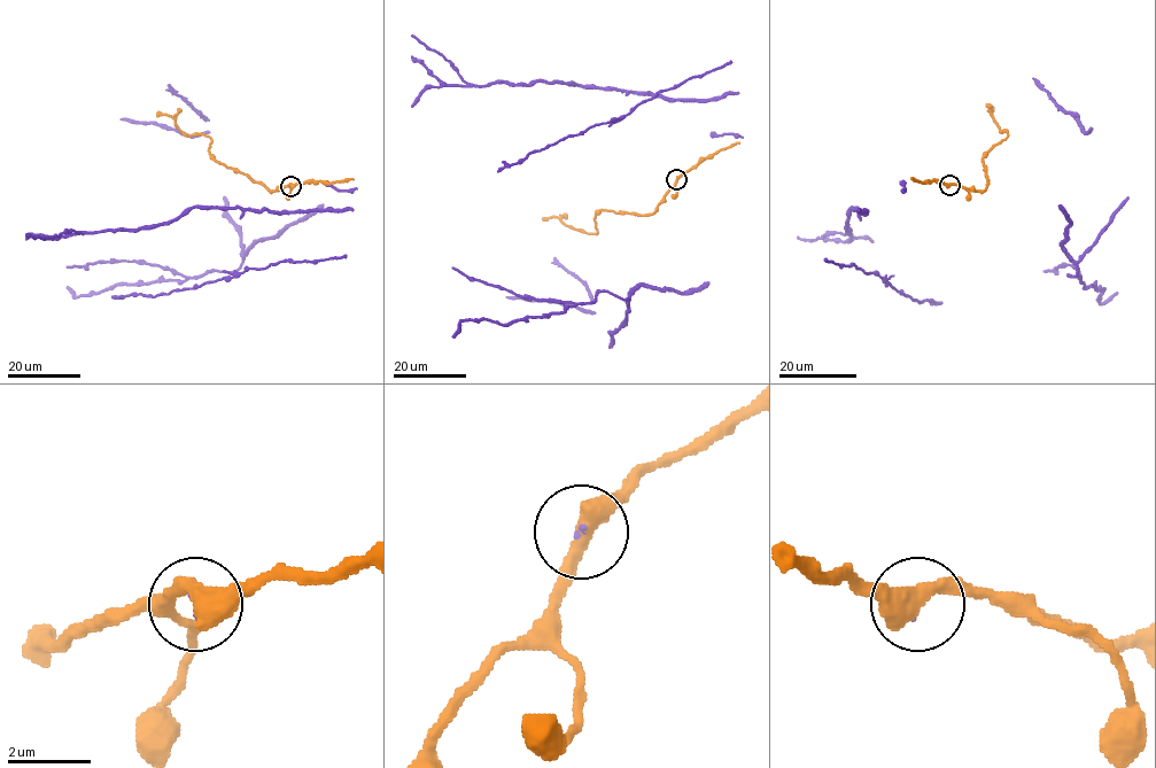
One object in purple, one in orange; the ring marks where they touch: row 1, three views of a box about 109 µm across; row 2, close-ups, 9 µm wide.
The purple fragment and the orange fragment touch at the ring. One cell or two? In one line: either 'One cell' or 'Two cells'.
One cell

